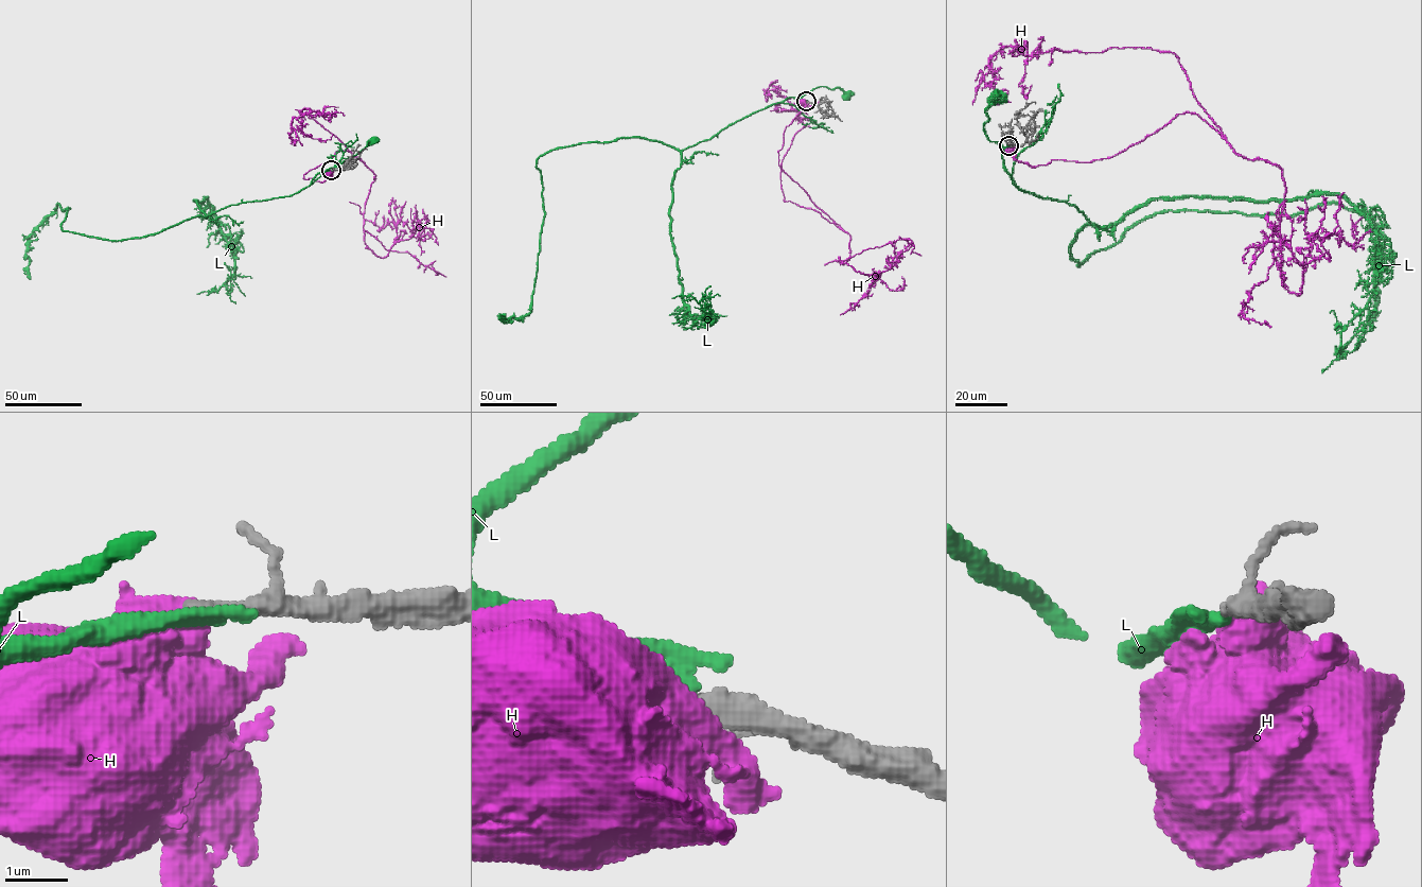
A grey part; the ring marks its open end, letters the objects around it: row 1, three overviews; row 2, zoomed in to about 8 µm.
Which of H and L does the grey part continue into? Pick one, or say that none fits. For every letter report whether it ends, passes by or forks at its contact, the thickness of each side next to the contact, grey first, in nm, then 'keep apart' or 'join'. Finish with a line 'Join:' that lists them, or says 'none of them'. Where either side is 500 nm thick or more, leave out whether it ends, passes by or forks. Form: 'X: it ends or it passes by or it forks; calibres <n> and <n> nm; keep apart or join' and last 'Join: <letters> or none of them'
H: calibres 380 and 700 nm; keep apart
L: it ends; calibres 360 and 400 nm; keep apart
Join: none of them

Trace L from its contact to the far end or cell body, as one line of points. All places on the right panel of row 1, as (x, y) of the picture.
L: (1008, 145), (1003, 146), (990, 141), (983, 127), (988, 119), (985, 110), (1000, 98)

